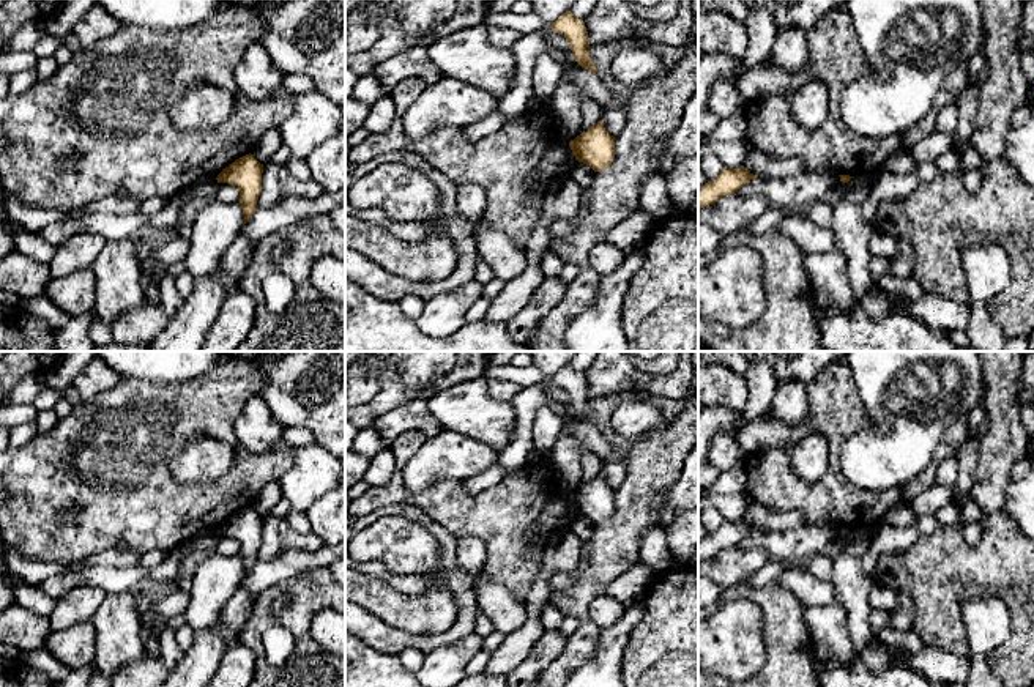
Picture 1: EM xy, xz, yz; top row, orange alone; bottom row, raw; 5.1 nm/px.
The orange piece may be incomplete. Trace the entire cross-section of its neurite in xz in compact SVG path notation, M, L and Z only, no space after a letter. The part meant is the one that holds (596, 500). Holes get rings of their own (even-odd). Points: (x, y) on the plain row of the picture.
M601 473L571 493L569 499L575 512L594 525L608 522L615 511L615 490L605 484Z

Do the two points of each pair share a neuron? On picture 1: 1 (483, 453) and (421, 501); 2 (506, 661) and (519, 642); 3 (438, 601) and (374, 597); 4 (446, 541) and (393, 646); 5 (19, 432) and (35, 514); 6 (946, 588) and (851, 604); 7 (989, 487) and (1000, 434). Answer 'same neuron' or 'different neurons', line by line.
1: different neurons
2: same neuron
3: same neuron
4: same neuron
5: different neurons
6: different neurons
7: same neuron

